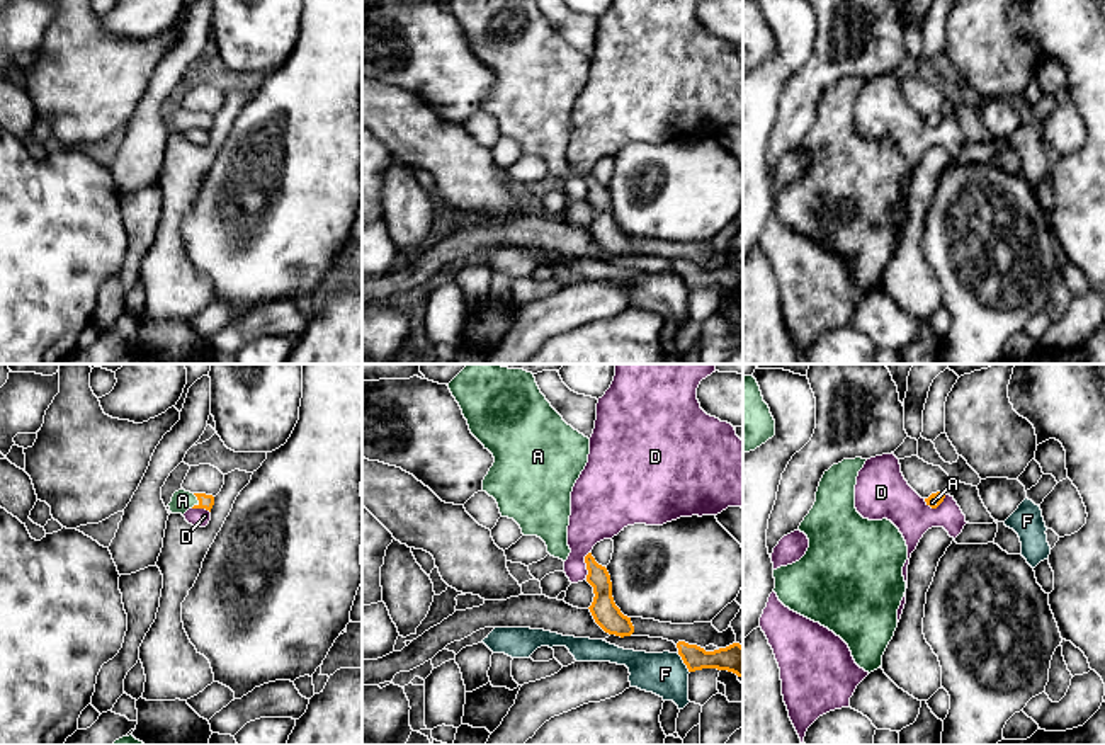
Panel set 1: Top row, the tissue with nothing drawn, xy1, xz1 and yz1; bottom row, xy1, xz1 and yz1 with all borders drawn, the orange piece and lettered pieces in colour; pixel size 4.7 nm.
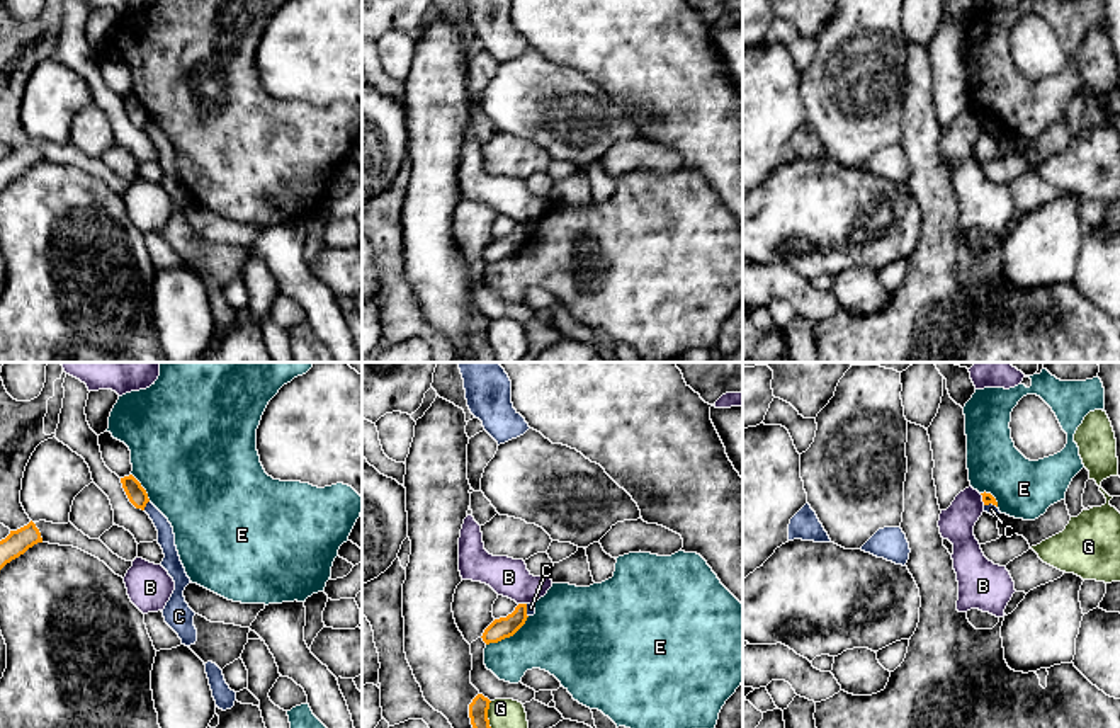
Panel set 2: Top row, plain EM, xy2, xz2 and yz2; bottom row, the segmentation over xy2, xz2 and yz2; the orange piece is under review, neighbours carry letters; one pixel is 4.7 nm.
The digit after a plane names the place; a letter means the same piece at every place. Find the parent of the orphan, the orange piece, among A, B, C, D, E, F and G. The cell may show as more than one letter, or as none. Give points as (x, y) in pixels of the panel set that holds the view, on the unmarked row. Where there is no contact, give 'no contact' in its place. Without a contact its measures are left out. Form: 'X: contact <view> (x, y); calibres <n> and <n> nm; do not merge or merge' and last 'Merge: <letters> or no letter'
A: contact xy1 (199, 121); calibres 70 and 100 nm; merge
B: contact xz2 (522, 223); calibres 100 and 180 nm; do not merge
C: contact xy2 (145, 125); calibres 90 and 80 nm; do not merge
D: contact xz1 (587, 184); calibres 120 and 240 nm; do not merge
E: contact xz2 (509, 255); calibres 100 and 340 nm; do not merge
F: contact xz1 (684, 281); calibres 140 and 200 nm; do not merge
G: contact xz2 (488, 341); calibres 100 and 180 nm; do not merge
Merge: A

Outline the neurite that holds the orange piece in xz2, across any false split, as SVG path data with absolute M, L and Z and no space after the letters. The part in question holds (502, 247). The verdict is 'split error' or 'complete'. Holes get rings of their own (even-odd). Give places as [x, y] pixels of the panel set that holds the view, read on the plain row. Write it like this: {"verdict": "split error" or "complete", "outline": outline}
{"verdict": "complete", "outline": "M518 223L506 236L495 238L483 252L486 264L513 255L527 240L527 223Z"}

